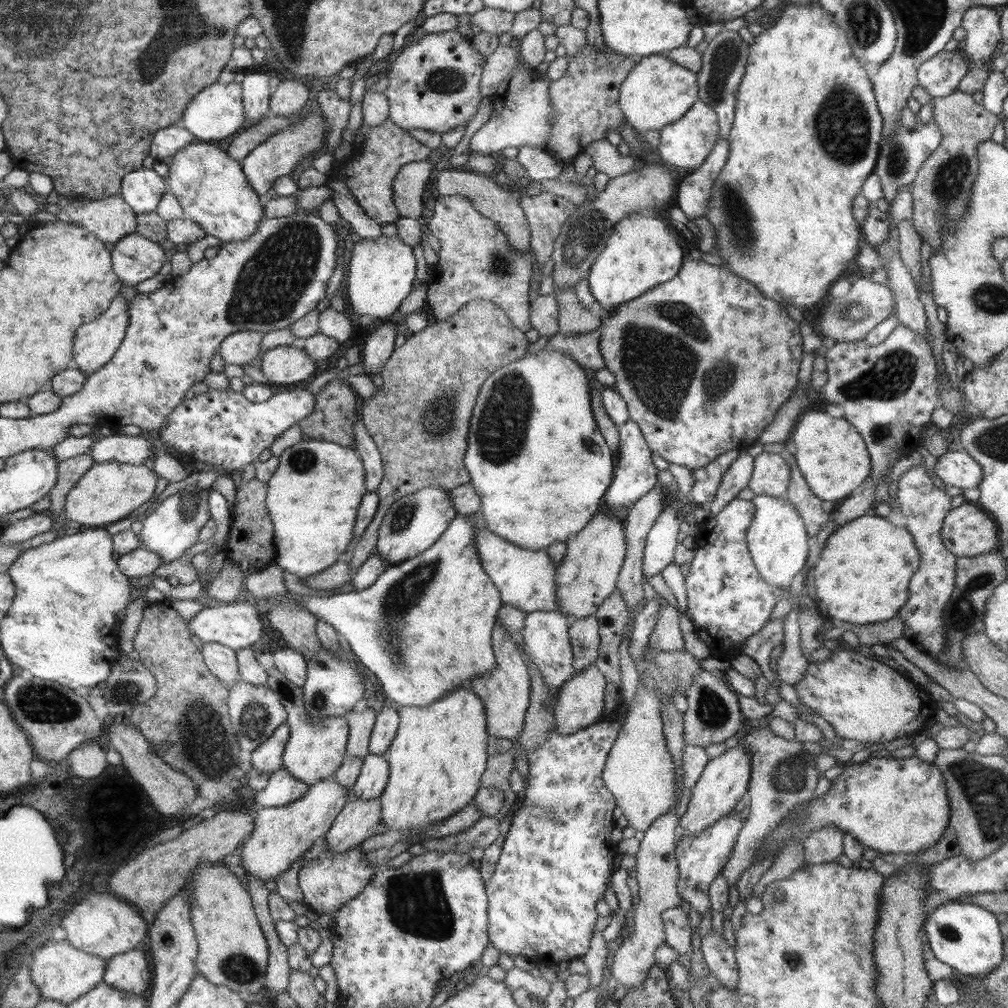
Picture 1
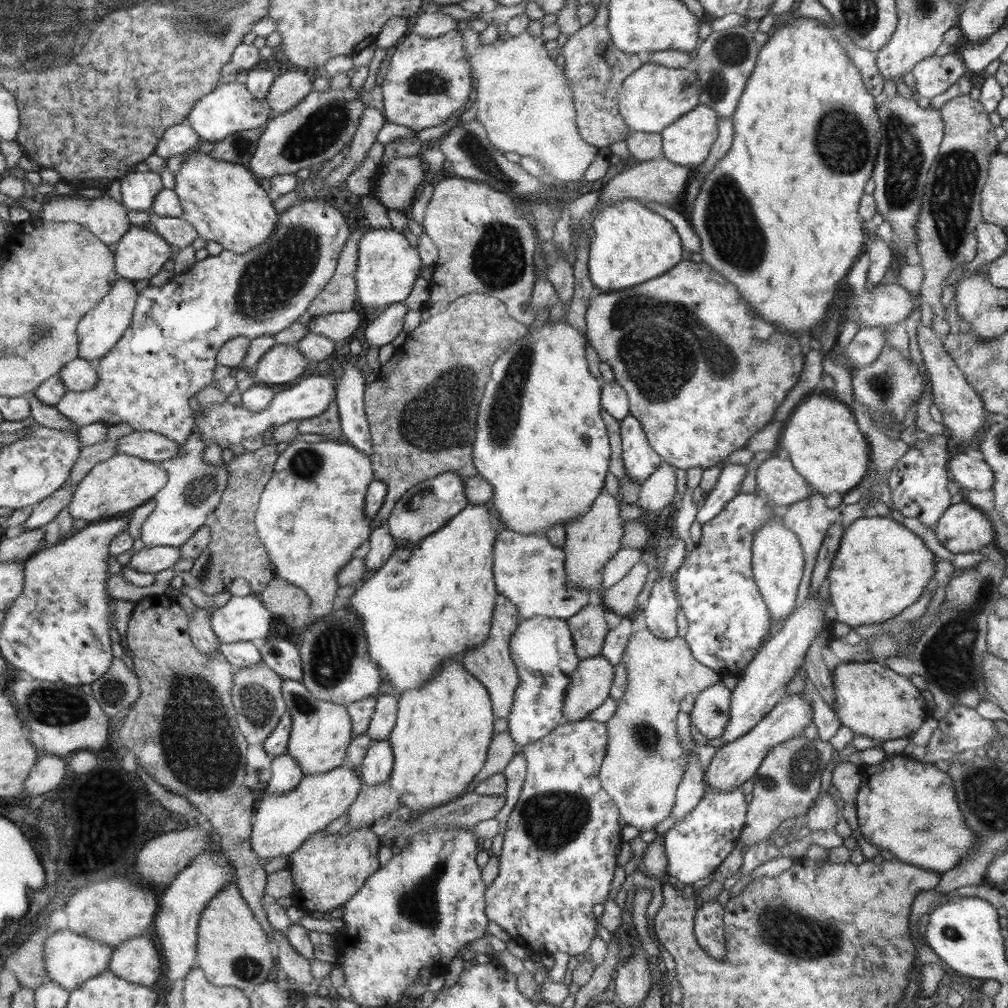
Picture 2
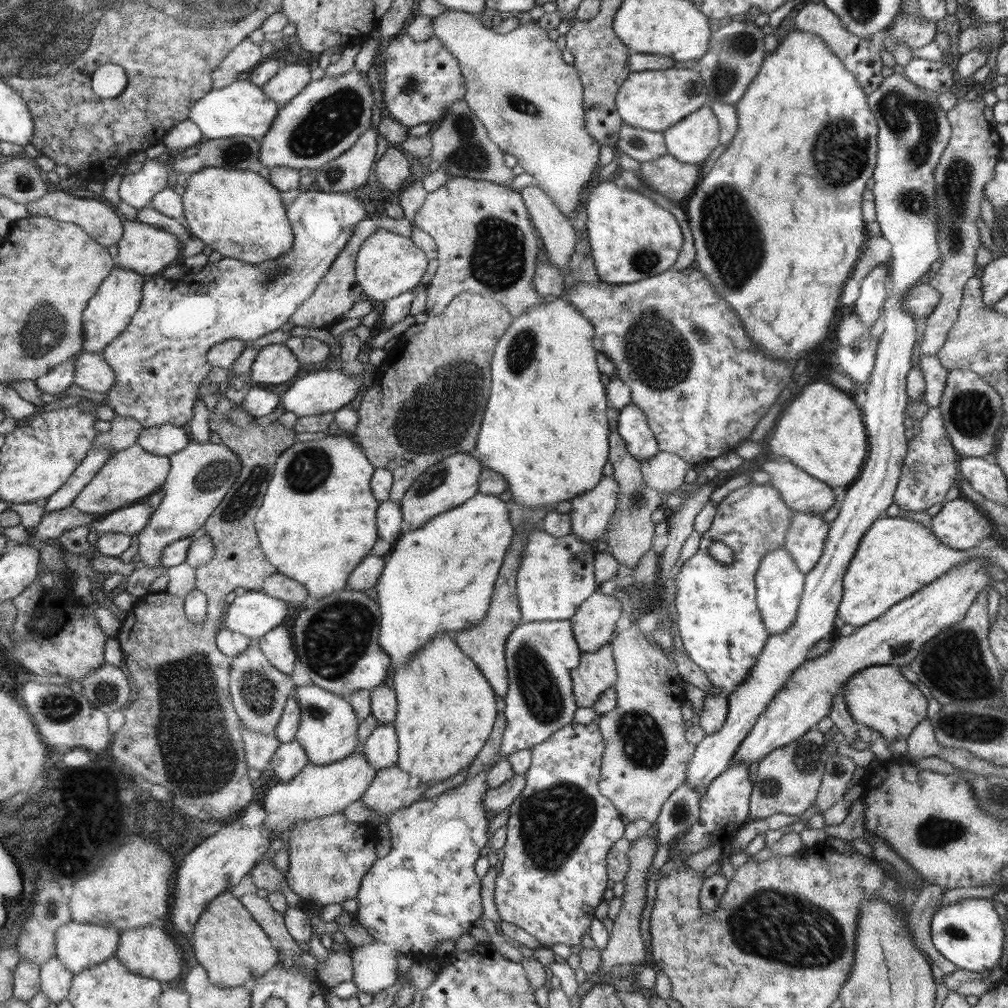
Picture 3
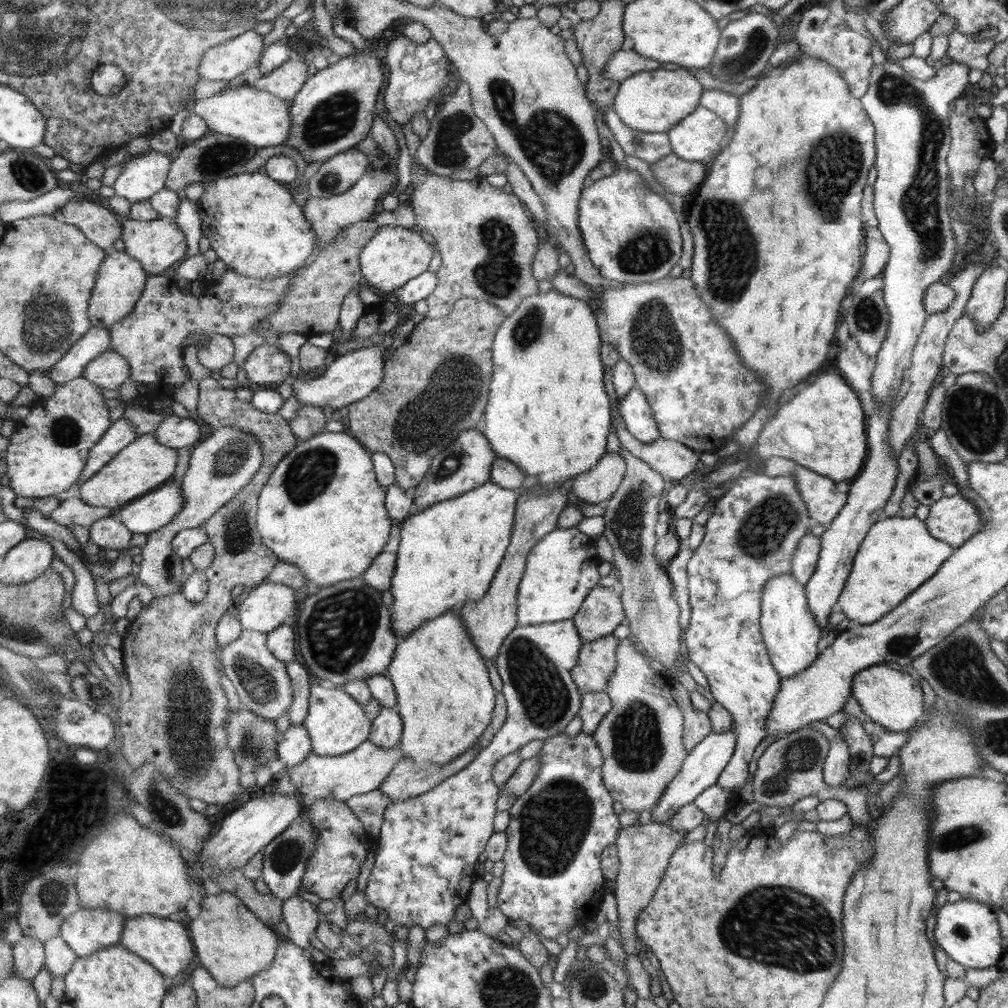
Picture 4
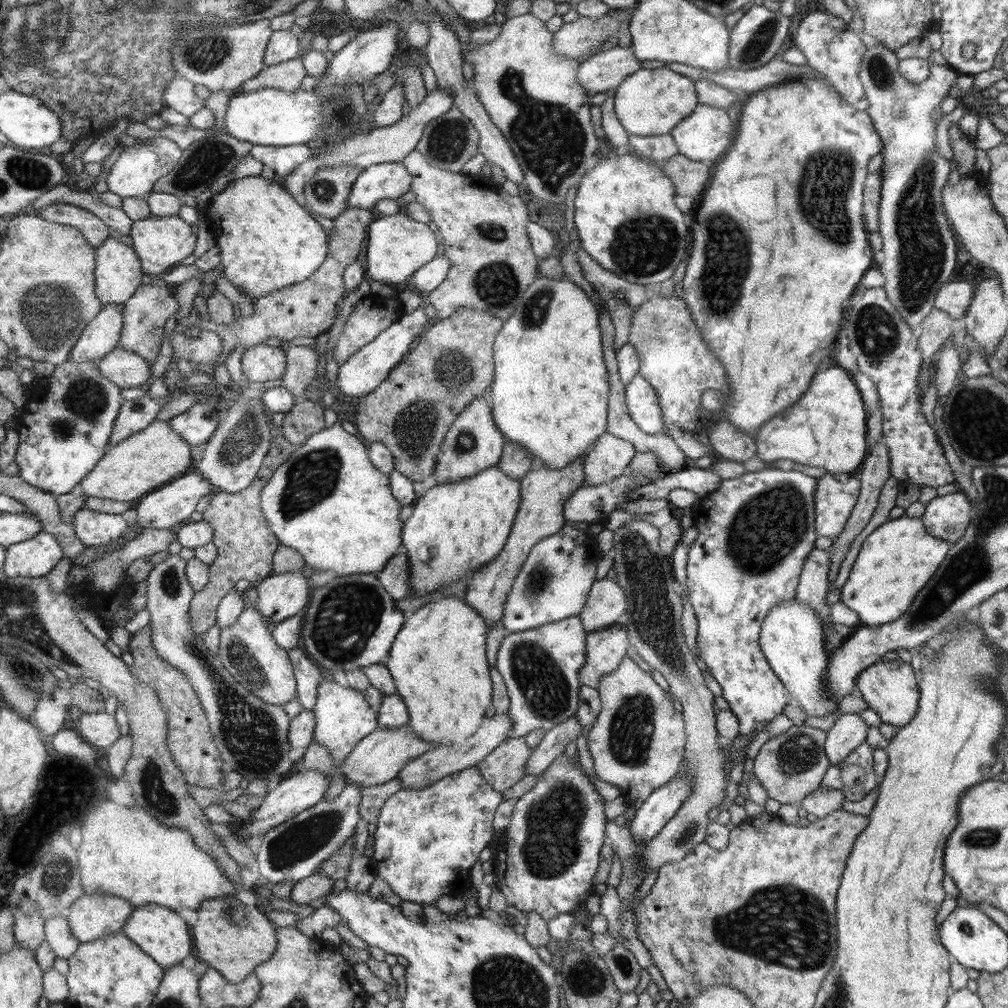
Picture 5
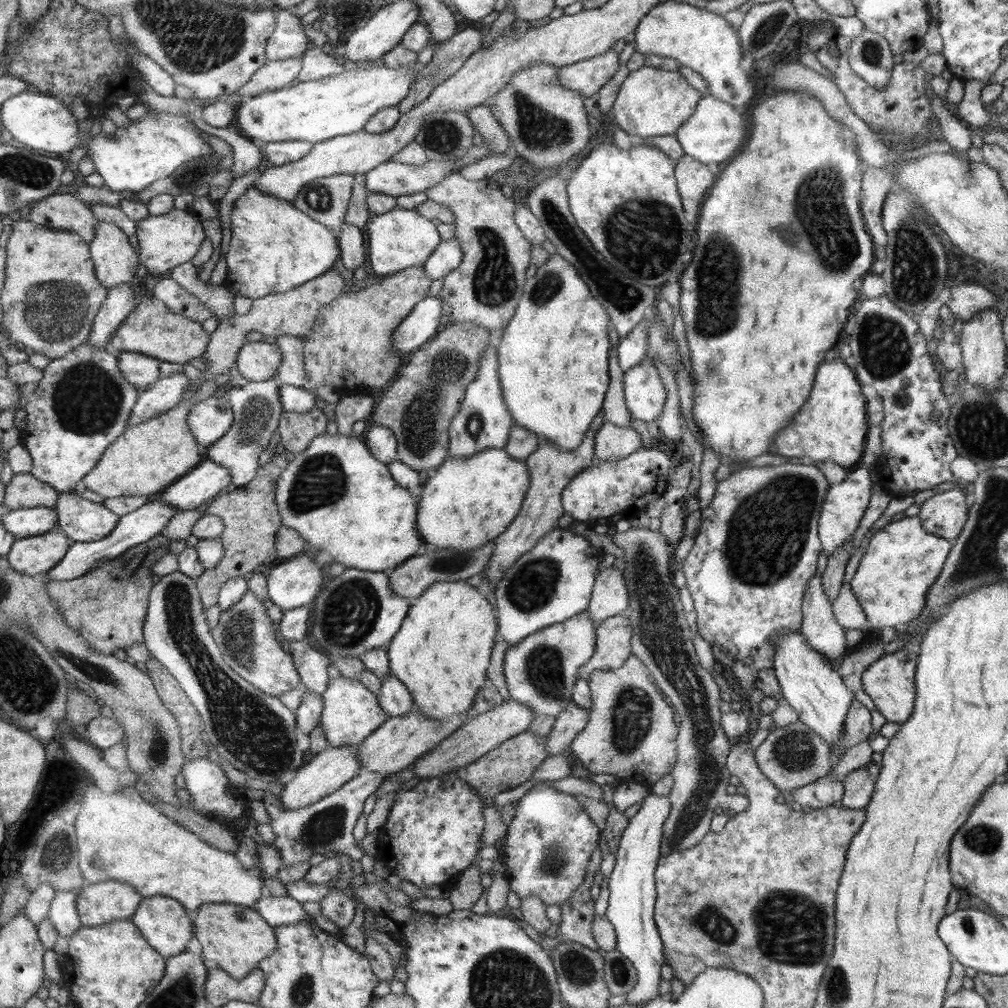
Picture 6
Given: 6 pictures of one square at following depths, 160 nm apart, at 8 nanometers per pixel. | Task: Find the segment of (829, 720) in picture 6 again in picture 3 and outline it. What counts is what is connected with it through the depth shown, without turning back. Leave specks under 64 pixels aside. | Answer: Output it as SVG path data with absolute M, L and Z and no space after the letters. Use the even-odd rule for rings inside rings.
M782 547L774 549L762 557L755 578L758 616L762 618L770 635L782 634L796 622L804 592L805 574L799 571L798 565L790 556L788 549Z

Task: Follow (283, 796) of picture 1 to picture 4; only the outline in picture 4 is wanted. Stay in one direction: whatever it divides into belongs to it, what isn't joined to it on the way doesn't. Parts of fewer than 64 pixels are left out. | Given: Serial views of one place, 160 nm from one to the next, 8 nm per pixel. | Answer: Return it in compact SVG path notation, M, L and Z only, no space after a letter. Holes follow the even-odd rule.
M302 725L288 726L278 738L277 756L286 763L286 770L300 764L311 753L311 738Z

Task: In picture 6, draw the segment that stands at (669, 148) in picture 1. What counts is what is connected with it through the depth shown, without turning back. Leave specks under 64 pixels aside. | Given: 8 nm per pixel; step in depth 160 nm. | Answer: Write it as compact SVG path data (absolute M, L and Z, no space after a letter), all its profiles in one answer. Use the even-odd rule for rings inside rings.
M708 94L702 97L696 105L694 114L678 128L674 136L686 155L708 166L714 164L714 168L720 168L718 164L726 164L724 160L730 160L738 152L738 148L742 148L746 132L748 120L742 116L742 109L737 109Z

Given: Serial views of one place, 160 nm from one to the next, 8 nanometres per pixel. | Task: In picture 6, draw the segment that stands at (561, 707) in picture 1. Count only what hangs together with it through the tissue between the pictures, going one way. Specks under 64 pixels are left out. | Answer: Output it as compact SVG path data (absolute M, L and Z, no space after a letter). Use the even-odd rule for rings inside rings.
M626 614L604 620L595 631L596 648L587 664L579 668L578 678L590 680L595 670L614 670L632 655L632 625Z

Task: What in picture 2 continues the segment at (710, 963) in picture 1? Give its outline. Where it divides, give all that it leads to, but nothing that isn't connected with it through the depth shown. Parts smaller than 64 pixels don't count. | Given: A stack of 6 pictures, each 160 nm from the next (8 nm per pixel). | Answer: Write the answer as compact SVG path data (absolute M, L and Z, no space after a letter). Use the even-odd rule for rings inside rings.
M720 900L707 903L699 901L695 913L693 931L697 943L712 957L724 958L724 923L725 907Z

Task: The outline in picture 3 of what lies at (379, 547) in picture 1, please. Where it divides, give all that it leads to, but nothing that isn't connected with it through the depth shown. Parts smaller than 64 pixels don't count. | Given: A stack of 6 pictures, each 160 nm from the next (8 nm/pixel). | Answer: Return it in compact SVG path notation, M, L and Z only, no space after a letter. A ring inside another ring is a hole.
M460 451L435 462L407 488L399 500L403 516L401 532L422 528L431 518L466 502L478 493L478 477L483 466L473 457L472 451Z

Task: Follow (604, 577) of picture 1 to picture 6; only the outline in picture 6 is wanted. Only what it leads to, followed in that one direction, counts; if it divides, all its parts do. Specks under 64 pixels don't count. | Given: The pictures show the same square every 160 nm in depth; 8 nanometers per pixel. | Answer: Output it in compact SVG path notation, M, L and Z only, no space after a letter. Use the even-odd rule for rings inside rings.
M605 421L595 436L594 463L616 462L642 447L639 432L632 426L616 426Z

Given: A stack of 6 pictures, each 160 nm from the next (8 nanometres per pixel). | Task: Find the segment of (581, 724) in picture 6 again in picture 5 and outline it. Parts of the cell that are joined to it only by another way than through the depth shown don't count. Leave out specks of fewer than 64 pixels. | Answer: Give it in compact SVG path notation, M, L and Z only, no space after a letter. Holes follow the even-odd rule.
M576 716L547 731L540 744L532 750L525 766L525 774L542 774L552 761L564 753L566 746L582 734L582 725Z

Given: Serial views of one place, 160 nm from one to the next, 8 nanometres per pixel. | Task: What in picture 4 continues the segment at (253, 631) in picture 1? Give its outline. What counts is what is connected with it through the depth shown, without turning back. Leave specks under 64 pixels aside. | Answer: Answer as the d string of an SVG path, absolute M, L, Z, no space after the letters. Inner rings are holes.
M266 580L248 590L248 598L233 606L243 630L269 633L283 625L286 618L297 614L297 595L290 586Z

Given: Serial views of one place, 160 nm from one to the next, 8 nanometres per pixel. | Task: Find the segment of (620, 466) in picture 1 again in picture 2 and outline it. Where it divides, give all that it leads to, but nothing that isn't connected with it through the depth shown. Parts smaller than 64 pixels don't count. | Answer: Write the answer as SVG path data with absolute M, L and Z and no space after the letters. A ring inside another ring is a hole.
M629 414L621 420L620 434L625 473L641 484L661 465L661 456L649 445L634 416Z

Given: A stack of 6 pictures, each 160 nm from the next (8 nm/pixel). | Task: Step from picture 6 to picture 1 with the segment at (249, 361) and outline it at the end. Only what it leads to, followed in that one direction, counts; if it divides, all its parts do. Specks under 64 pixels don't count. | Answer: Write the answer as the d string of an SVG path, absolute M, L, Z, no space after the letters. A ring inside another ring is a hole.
M300 344L282 345L267 350L262 356L262 372L268 380L268 384L275 383L289 385L307 381L314 374L315 360L309 357Z

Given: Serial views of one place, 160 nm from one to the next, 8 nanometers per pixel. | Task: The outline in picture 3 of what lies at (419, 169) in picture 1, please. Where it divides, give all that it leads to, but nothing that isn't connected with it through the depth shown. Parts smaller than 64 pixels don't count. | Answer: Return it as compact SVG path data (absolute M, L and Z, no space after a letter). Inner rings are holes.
M390 146L376 162L378 183L388 192L400 193L410 182L411 169L403 151Z

